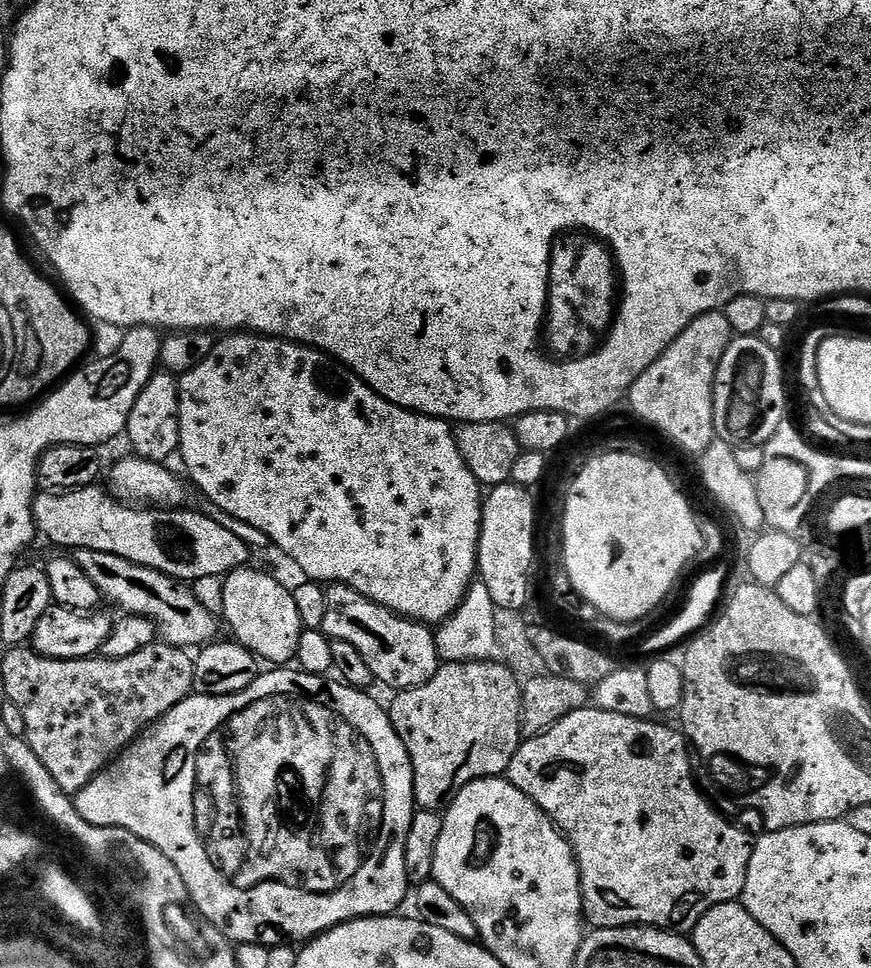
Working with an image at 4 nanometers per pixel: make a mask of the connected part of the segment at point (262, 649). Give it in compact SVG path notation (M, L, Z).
M253 566L236 568L223 577L224 609L222 620L232 627L235 643L250 649L265 665L288 666L296 660L302 631L292 592L272 576Z

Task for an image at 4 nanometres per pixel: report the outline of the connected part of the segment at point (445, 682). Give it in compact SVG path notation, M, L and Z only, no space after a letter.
M441 663L426 683L397 691L387 705L390 722L410 754L417 809L443 813L470 782L507 773L522 743L522 684L506 663L496 663Z

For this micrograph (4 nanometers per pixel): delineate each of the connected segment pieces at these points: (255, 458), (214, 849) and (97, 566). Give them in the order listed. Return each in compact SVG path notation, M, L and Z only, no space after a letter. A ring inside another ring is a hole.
M241 330L235 334L228 334L217 339L214 350L210 350L207 358L202 362L198 362L198 366L194 366L194 370L190 370L186 375L179 377L178 383L180 386L180 451L178 456L179 459L184 459L184 468L188 471L189 476L187 476L187 479L189 481L192 479L200 487L201 494L209 500L207 503L211 507L219 508L227 516L232 516L235 520L241 520L250 526L254 526L254 530L262 530L262 534L266 534L269 545L275 546L277 544L305 572L306 575L304 576L309 581L321 586L345 584L354 590L358 590L358 594L370 598L375 604L380 604L382 607L388 608L408 620L416 620L420 624L439 626L452 616L452 612L462 602L464 593L468 591L468 585L473 583L478 572L480 523L482 522L482 510L484 509L484 496L482 495L482 485L474 478L474 474L470 474L470 466L466 466L466 462L458 450L456 433L449 421L434 416L424 416L420 412L411 412L408 408L400 408L396 404L391 404L386 398L382 398L376 393L365 380L354 375L352 369L345 368L343 364L333 360L331 356L320 352L316 348L309 348L307 344L298 344L295 340L282 340L278 336L258 336L255 332L247 330Z
M220 720L194 748L190 754L190 766L192 776L198 776L198 784L192 784L192 828L196 834L196 840L200 842L200 848L204 850L210 866L214 870L226 870L232 872L244 854L242 840L220 840L230 836L230 826L234 824L234 804L240 804L240 798L236 792L230 792L234 786L234 728L230 720Z
M75 549L76 564L98 586L101 597L118 607L125 613L134 616L145 616L156 625L159 639L173 648L196 650L205 644L211 644L217 639L217 617L210 609L202 606L195 597L193 589L181 586L172 577L162 574L153 568L138 566L126 558L118 558L113 552L98 550Z

